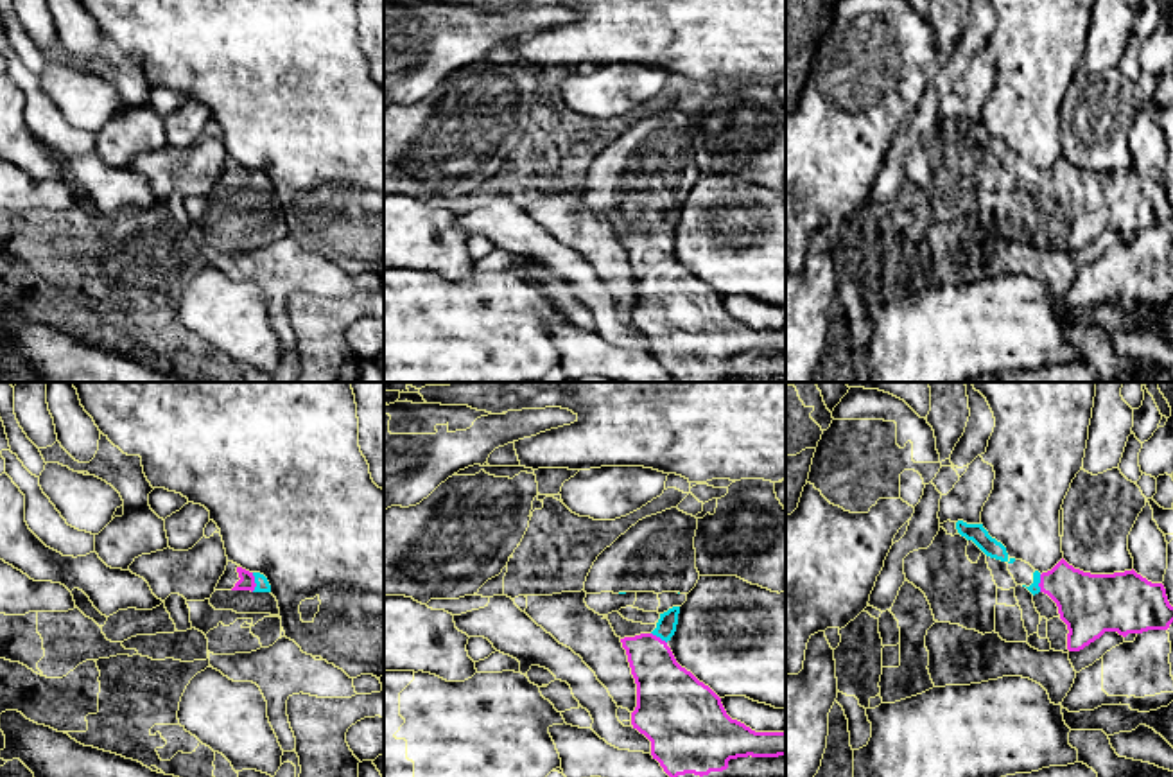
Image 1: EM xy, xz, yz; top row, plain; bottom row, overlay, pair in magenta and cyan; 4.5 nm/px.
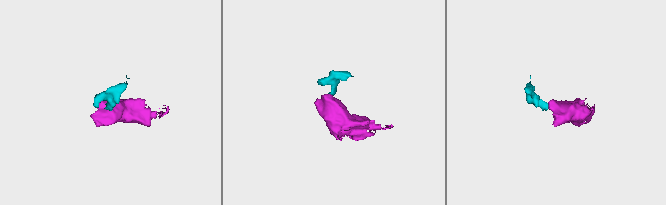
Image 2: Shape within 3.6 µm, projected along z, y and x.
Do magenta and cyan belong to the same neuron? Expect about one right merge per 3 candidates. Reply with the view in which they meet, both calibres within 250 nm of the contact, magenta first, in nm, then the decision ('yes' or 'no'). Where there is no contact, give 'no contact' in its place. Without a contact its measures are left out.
xy | 70/60 nm | yes

